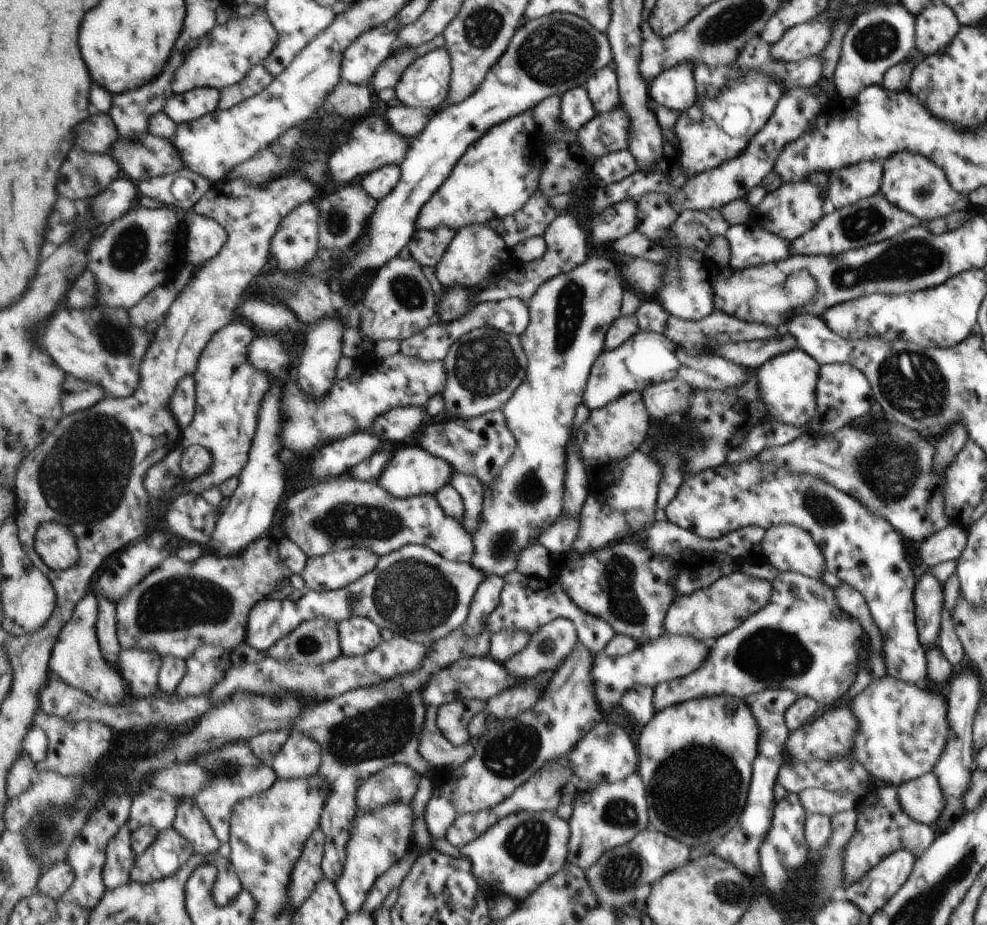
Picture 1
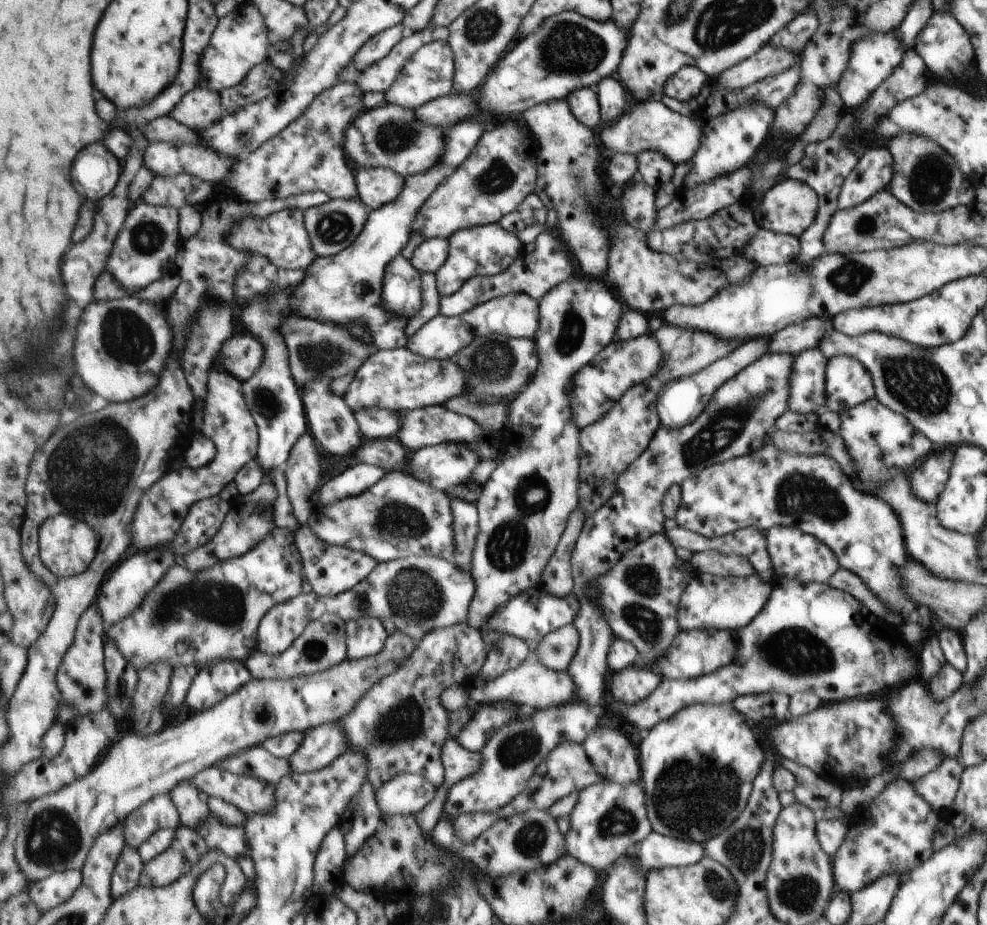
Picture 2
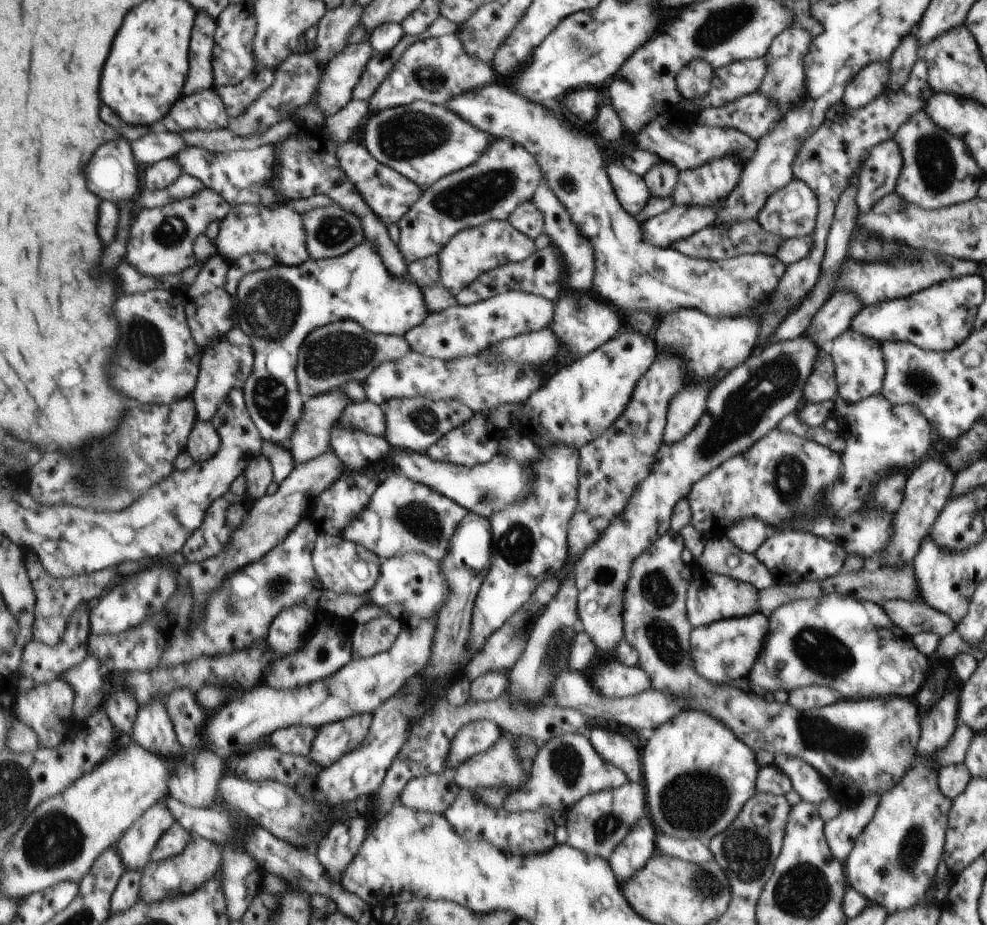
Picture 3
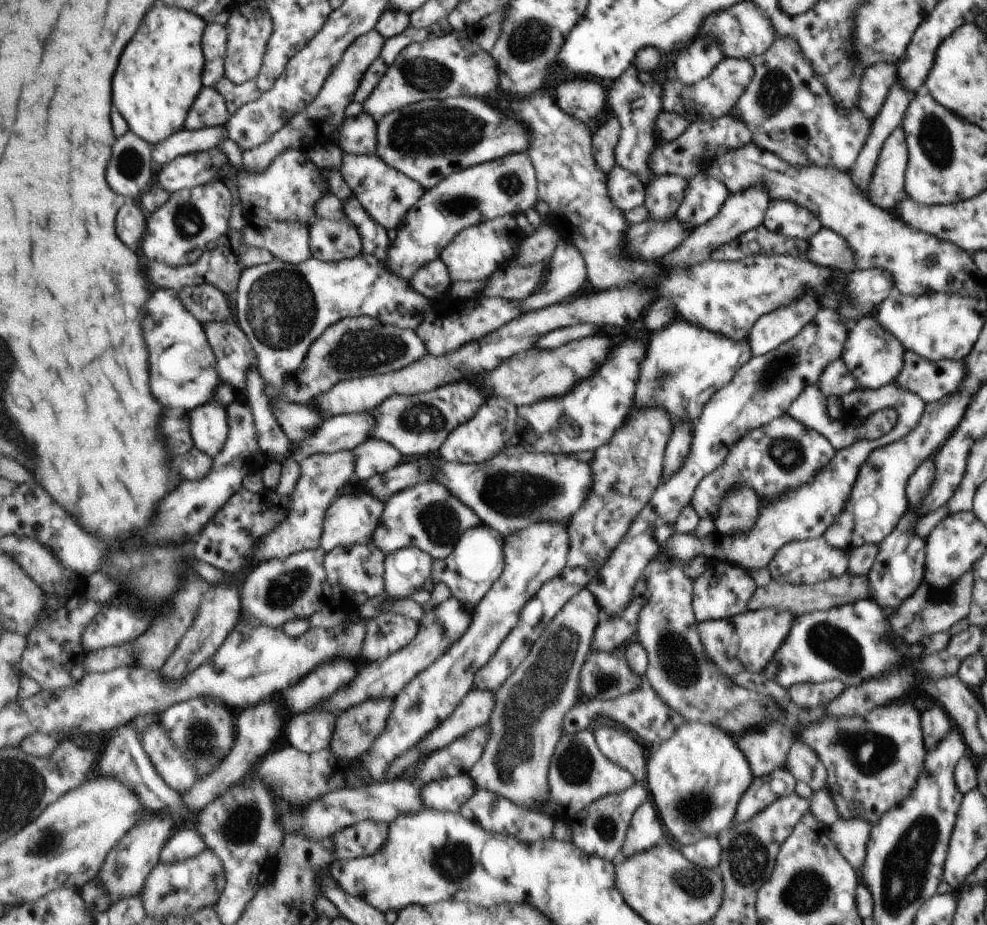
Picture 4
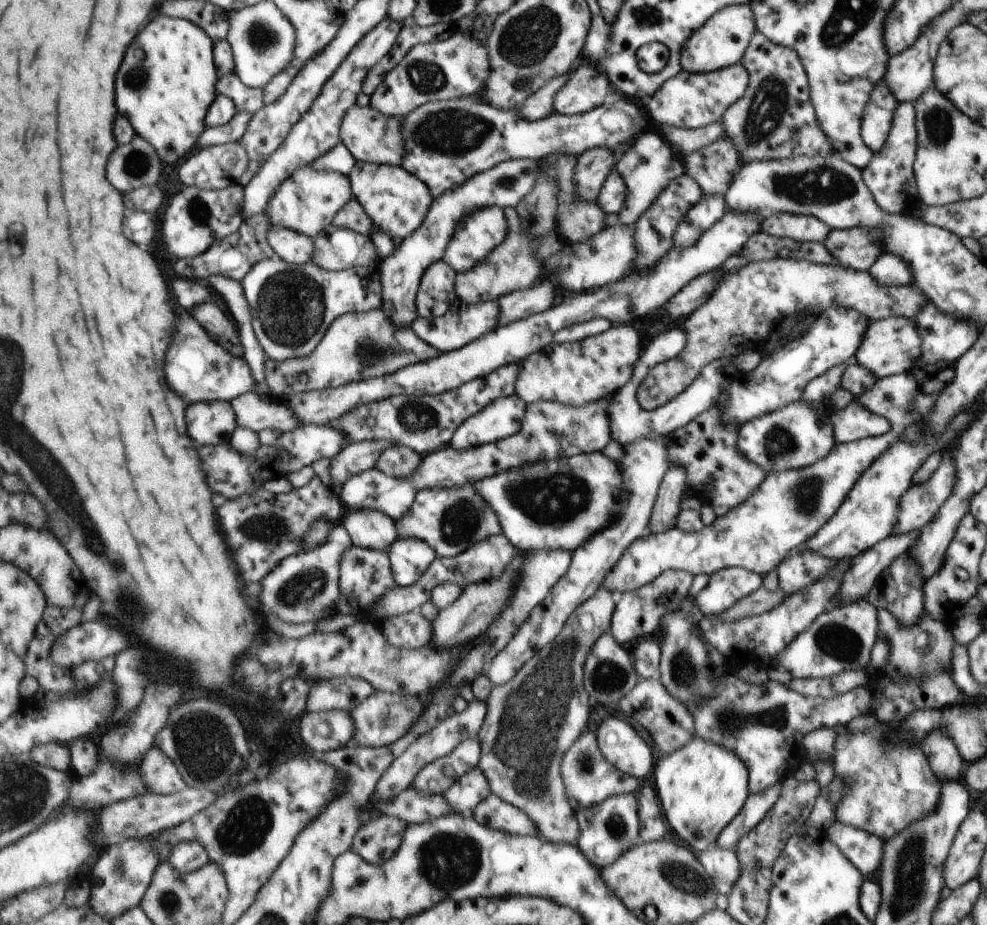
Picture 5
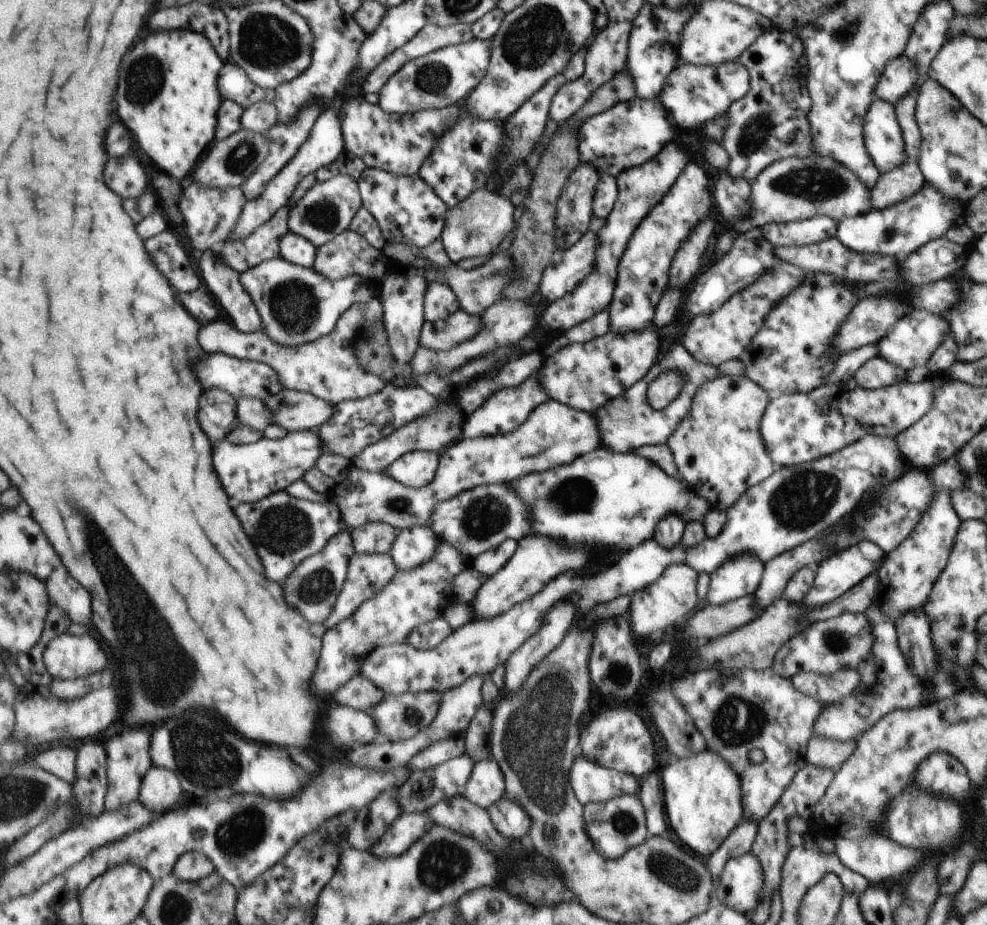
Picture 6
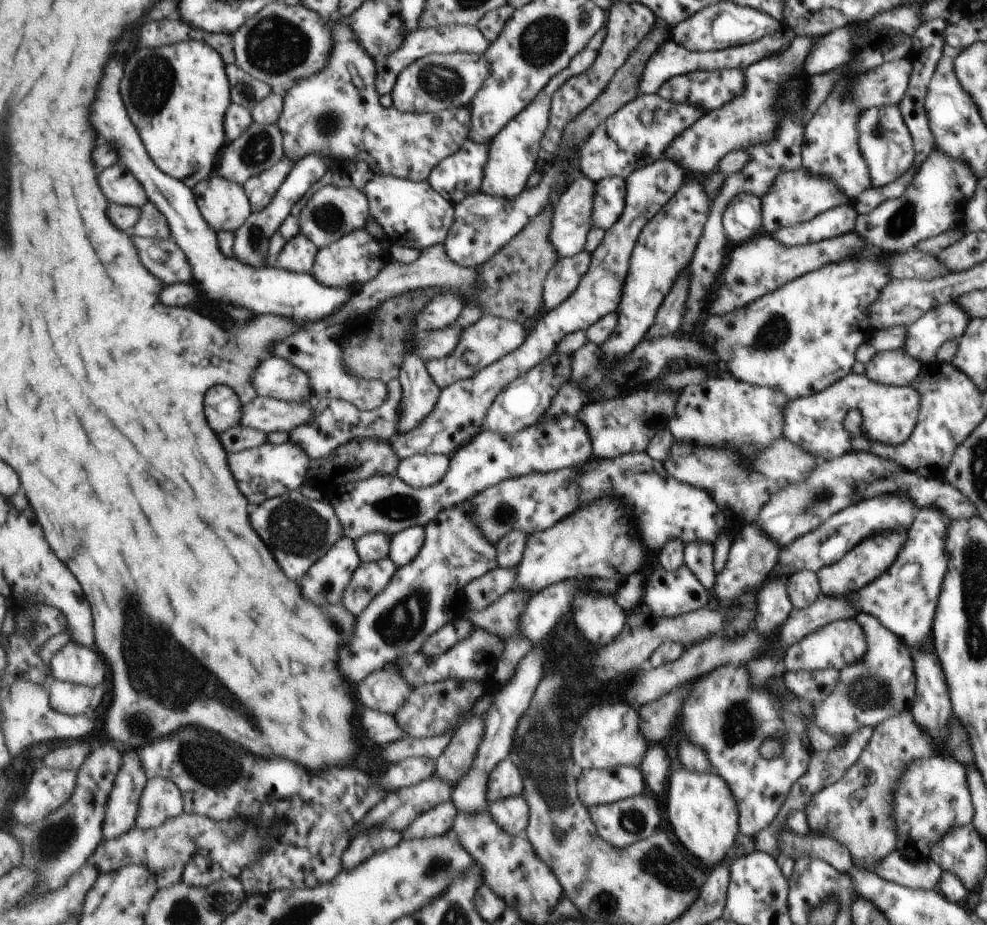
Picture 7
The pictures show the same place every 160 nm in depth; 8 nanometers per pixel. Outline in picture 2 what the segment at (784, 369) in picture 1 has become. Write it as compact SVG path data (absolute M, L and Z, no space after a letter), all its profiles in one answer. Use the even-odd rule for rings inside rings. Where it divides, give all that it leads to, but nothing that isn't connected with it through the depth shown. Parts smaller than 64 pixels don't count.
M818 349L800 352L792 364L789 411L807 415L825 410L827 358Z

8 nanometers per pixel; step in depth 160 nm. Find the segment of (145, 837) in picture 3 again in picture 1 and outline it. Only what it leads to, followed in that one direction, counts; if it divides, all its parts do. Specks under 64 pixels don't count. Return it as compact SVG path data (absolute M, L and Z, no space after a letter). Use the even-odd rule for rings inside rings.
M145 790L133 797L132 811L128 820L133 831L141 827L153 827L165 831L174 826L181 799L169 792Z

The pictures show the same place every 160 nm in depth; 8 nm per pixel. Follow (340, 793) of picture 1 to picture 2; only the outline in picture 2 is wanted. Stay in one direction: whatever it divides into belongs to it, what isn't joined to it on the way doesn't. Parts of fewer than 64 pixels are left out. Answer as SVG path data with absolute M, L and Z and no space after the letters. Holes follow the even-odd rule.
M467 621L450 626L449 628L436 628L428 632L417 644L416 652L399 671L386 677L377 683L367 696L364 696L356 707L339 724L346 730L350 738L351 751L363 751L370 758L370 772L368 782L355 799L338 824L339 828L345 833L346 843L348 844L348 860L359 852L368 840L380 828L383 822L382 808L378 803L378 790L401 773L420 773L426 774L430 781L433 781L437 788L445 784L446 770L445 759L442 759L442 751L445 743L450 736L452 720L450 712L442 703L442 694L455 683L466 684L469 677L475 676L487 660L489 650L484 641L482 631L473 628Z

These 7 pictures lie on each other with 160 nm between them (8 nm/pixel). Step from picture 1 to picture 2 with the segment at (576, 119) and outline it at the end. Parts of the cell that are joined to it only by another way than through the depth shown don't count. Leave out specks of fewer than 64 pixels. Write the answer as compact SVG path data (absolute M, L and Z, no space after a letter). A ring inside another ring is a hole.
M595 88L577 89L567 99L579 122L587 125L590 129L597 128L601 124L600 100Z

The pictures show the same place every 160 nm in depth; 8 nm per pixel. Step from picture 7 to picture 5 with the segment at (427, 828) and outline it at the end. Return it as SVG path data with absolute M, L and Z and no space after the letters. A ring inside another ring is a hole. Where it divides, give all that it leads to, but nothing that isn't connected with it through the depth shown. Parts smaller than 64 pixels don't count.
M383 815L360 828L352 850L370 866L381 866L396 856L404 843L408 822L401 817Z

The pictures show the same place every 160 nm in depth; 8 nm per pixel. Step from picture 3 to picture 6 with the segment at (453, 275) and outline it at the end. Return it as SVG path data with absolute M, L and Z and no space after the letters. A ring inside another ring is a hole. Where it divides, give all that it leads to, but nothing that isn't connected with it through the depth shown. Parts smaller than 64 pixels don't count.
M485 187L472 192L468 199L449 210L447 226L444 228L442 242L451 262L461 262L467 258L493 255L500 250L499 244L511 234L515 226L515 207L510 197Z

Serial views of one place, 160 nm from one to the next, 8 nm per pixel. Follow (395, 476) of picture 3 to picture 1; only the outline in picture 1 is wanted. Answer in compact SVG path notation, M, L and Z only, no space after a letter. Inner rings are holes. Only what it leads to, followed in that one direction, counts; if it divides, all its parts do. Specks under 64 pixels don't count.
M341 476L335 478L329 478L327 480L323 480L317 485L309 486L303 490L299 490L296 493L290 493L286 497L286 502L283 503L283 506L280 511L280 517L278 520L278 524L276 529L280 527L283 530L282 533L277 531L280 535L285 535L285 530L287 530L287 538L293 541L305 554L308 559L312 559L314 556L321 556L331 552L333 550L339 549L347 549L353 547L359 547L360 549L369 549L372 550L379 558L387 556L392 552L398 551L400 548L403 548L404 545L425 545L429 548L432 548L435 552L441 553L441 556L444 556L447 560L457 561L462 563L470 563L473 558L474 552L476 551L476 545L473 542L472 534L467 532L463 525L459 520L455 517L449 516L448 513L445 512L442 504L439 502L436 494L426 494L419 496L412 496L409 498L401 498L393 496L391 493L386 491L386 488L383 488L379 482L369 482L369 481L360 481L357 479L353 479L351 476Z

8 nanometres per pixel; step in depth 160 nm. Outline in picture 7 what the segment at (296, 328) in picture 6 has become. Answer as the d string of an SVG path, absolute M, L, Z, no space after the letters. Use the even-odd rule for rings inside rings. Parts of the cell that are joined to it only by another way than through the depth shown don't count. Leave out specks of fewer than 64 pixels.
M137 24L125 32L121 44L115 48L115 56L109 60L105 68L105 80L101 80L101 88L97 90L97 100L91 106L91 124L101 138L117 148L119 160L140 180L144 185L148 197L167 218L172 239L181 247L188 256L193 274L192 284L201 290L211 306L219 304L234 304L250 310L253 316L276 314L295 319L300 326L317 326L327 323L348 300L355 294L353 288L328 287L321 284L312 273L296 273L279 266L267 266L256 269L237 257L228 257L219 249L218 232L205 220L196 201L194 190L184 182L169 176L157 166L156 161L145 150L145 144L131 122L127 108L123 104L119 84L125 76L125 62L123 54L129 52L131 32Z

